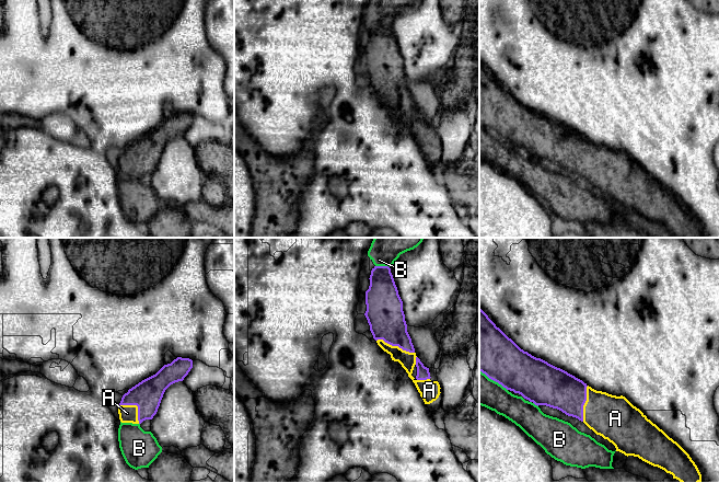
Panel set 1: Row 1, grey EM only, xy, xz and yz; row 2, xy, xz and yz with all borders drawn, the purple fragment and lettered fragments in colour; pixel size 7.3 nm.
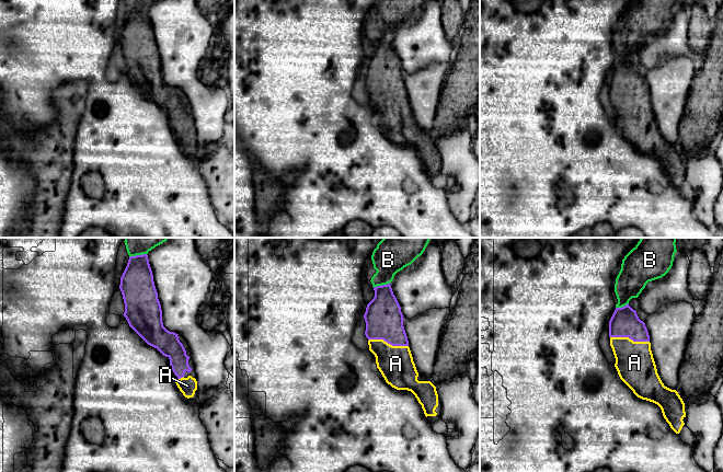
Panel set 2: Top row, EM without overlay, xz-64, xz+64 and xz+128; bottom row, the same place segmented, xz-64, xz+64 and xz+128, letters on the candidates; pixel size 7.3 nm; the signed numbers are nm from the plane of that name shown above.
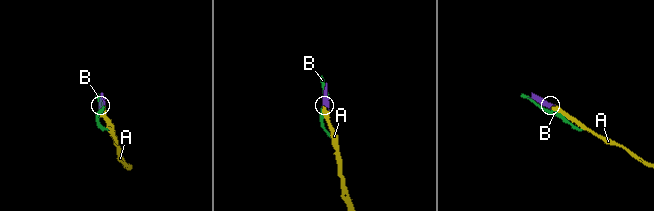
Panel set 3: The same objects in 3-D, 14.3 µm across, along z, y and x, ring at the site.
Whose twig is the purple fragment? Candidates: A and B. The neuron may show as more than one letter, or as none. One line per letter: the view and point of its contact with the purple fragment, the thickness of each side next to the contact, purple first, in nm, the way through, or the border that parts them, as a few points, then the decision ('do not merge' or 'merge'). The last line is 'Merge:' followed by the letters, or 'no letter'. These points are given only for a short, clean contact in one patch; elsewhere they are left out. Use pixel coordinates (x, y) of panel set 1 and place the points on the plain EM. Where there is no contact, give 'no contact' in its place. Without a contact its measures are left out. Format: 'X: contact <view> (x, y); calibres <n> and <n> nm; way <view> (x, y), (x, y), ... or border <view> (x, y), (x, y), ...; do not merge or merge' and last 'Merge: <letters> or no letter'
A: contact xz (395, 100); calibres 280 and 120 nm; merge
B: contact xz (382, 21); calibres 260 and 160 nm; do not merge
Merge: A

